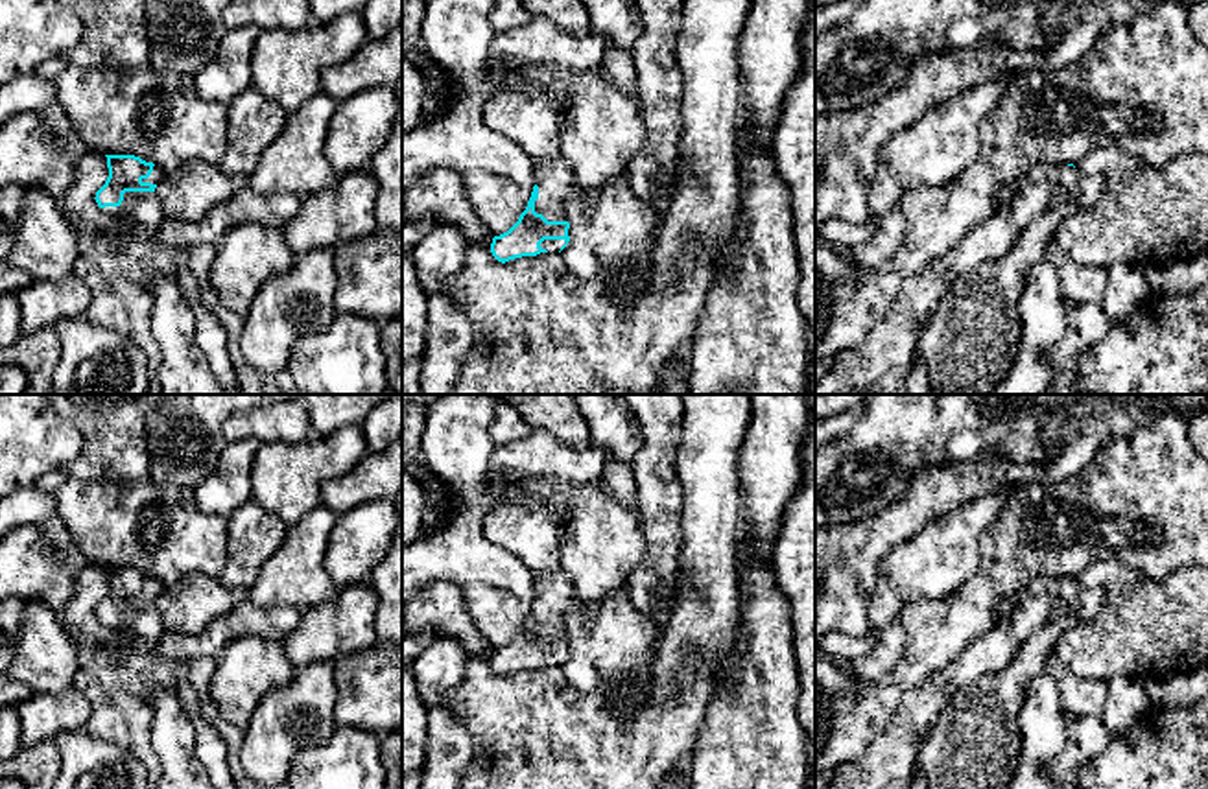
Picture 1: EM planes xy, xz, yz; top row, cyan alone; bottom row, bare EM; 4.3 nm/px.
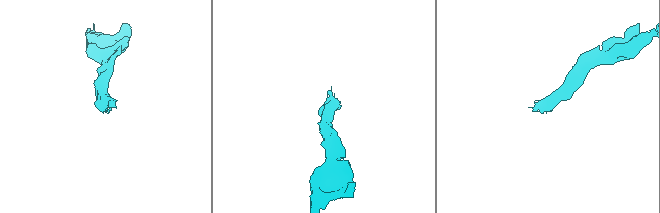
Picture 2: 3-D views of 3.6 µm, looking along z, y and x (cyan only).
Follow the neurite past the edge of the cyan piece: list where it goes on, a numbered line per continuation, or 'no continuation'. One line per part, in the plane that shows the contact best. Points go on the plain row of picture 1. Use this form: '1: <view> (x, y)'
1: xy (142, 622)

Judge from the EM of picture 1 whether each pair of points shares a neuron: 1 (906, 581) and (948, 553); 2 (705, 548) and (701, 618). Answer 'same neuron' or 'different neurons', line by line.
1: same neuron
2: same neuron

